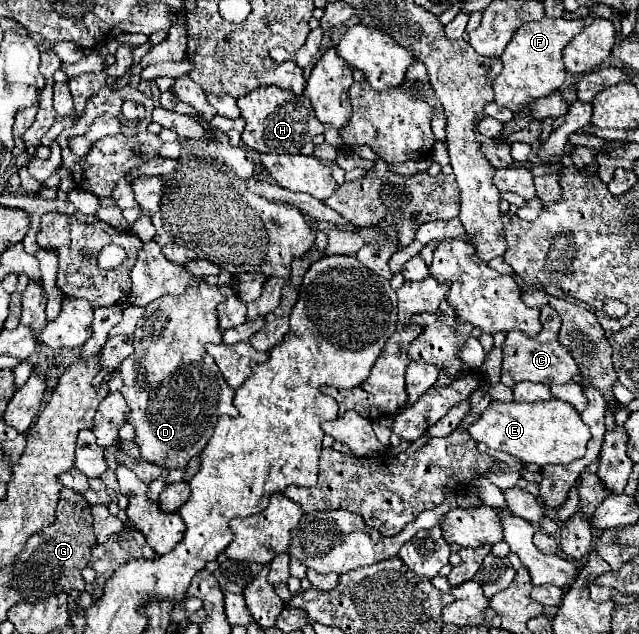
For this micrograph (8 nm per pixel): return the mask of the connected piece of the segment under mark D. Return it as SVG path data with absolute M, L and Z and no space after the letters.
M202 284L198 288L186 288L186 292L180 296L162 296L158 300L152 300L136 324L134 354L122 362L118 372L124 380L122 396L130 408L126 420L134 426L134 442L138 444L142 458L150 464L166 470L186 468L190 458L204 450L210 426L216 426L216 420L222 414L236 414L236 408L232 404L234 390L226 384L214 358L204 348L208 342L222 342L216 314L216 306L222 300L224 296L216 286Z

